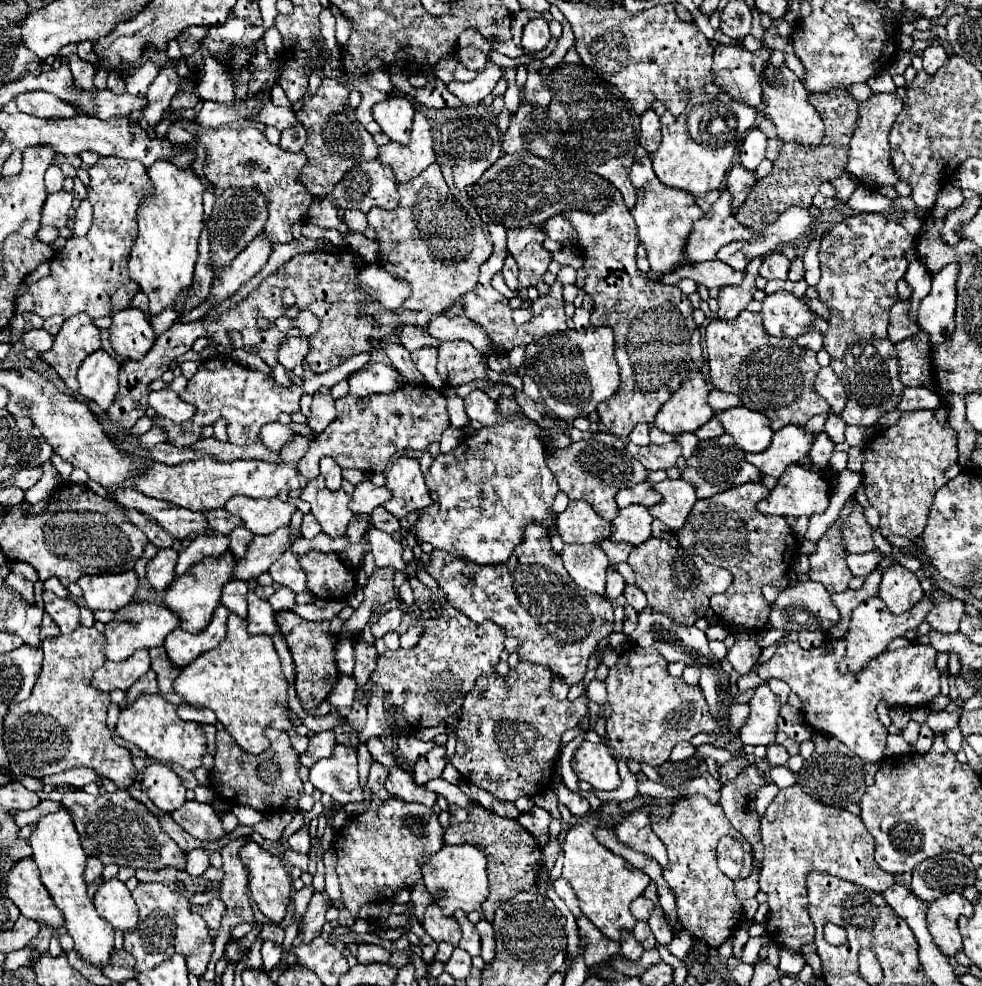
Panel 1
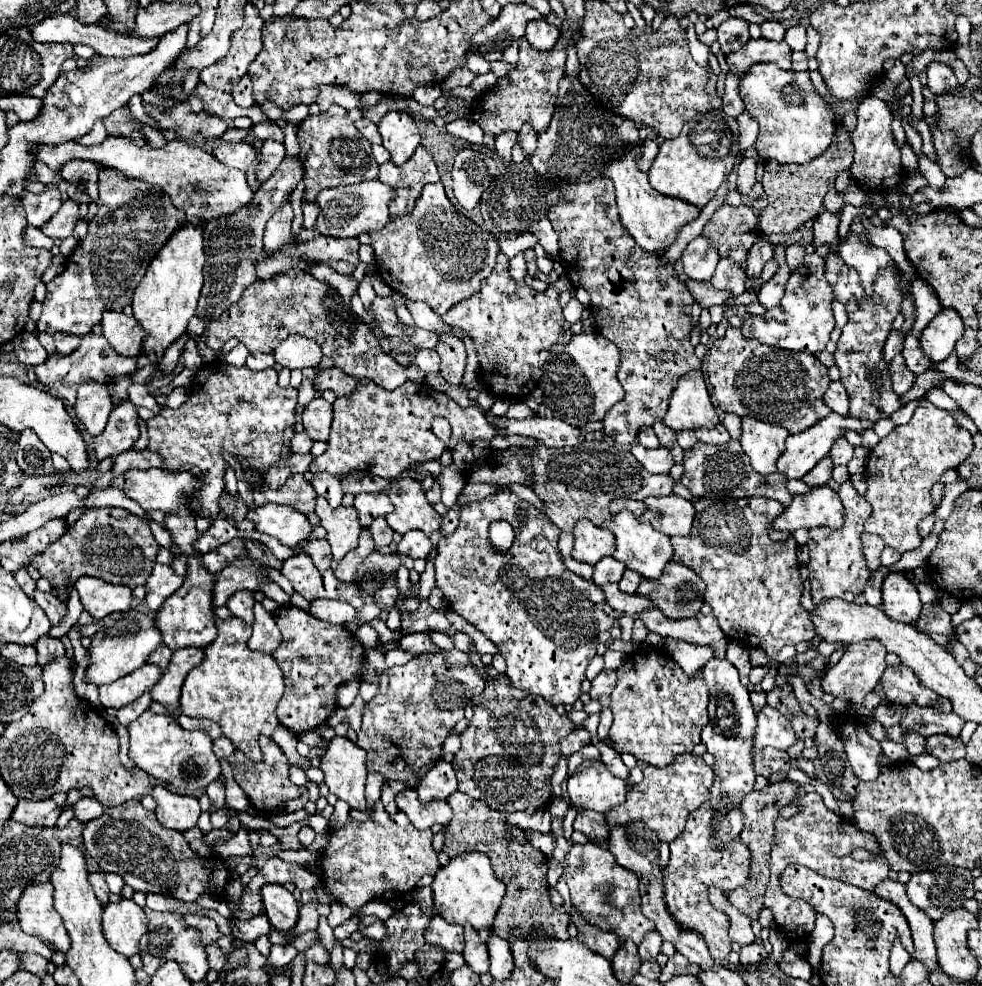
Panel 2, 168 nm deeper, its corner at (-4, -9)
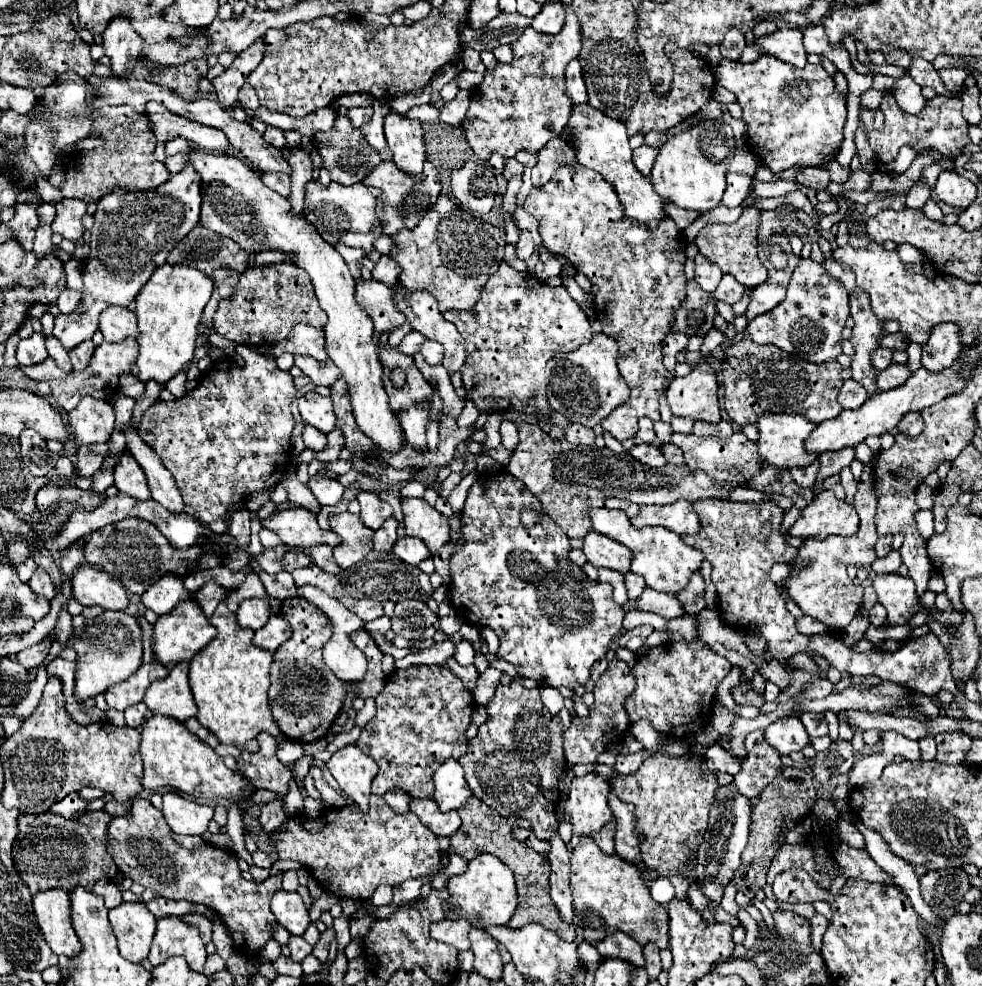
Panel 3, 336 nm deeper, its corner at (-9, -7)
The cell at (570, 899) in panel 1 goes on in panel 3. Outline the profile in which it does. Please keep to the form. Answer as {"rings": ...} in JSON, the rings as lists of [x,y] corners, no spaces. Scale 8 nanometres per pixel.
{"rings":[[[616,931],[614,935],[610,935],[608,939],[600,941],[594,945],[598,949],[598,953],[604,957],[604,959],[630,959],[630,963],[634,963],[636,967],[642,967],[644,965],[644,957],[642,957],[642,947],[632,939],[628,937],[626,933],[622,931]]]}

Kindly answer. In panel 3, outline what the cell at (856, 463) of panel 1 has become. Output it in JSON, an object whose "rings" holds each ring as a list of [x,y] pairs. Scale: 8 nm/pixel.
{"rings":[[[858,483],[858,491],[854,495],[854,509],[860,515],[860,529],[852,537],[836,537],[828,535],[826,539],[808,539],[798,551],[798,557],[792,561],[792,565],[802,565],[802,569],[786,579],[784,587],[790,599],[804,611],[804,615],[810,615],[822,623],[826,623],[832,631],[842,631],[858,613],[862,607],[864,589],[862,585],[854,583],[848,575],[848,565],[856,567],[870,567],[876,561],[874,543],[878,539],[876,535],[876,495],[872,483]]]}

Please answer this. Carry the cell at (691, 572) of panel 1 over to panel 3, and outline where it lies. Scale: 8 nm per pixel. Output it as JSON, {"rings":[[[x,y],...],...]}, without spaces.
{"rings":[[[694,571],[694,577],[690,577],[688,587],[684,587],[676,597],[678,597],[678,601],[682,603],[682,607],[688,615],[696,615],[698,611],[702,611],[706,607],[702,575],[698,571]]]}

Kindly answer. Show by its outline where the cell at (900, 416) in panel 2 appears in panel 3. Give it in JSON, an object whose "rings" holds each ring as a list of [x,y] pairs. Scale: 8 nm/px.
{"rings":[[[906,413],[902,417],[902,421],[898,423],[898,429],[900,433],[908,435],[908,437],[916,437],[922,433],[924,429],[924,421],[922,421],[922,415],[920,413]]]}

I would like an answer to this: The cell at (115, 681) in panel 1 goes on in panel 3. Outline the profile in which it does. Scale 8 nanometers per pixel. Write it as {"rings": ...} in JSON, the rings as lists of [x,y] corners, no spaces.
{"rings":[[[150,663],[150,665],[142,665],[130,679],[110,687],[110,691],[106,691],[106,703],[118,711],[124,711],[126,707],[140,703],[144,699],[144,693],[148,689],[148,685],[156,679],[164,679],[168,675],[168,667],[162,663]]]}

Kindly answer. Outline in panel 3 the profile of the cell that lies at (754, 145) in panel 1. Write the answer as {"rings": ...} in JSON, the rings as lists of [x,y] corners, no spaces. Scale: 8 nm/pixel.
{"rings":[[[728,173],[726,181],[728,181],[728,185],[726,185],[726,191],[724,191],[722,205],[726,205],[726,207],[738,207],[750,195],[752,179],[750,179],[750,175]]]}

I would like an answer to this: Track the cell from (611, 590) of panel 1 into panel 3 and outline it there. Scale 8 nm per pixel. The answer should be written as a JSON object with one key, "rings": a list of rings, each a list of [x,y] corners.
{"rings":[[[630,571],[626,573],[626,589],[628,589],[630,599],[638,599],[638,595],[642,593],[644,587],[646,587],[646,583],[644,583],[644,579],[640,575],[630,573]]]}

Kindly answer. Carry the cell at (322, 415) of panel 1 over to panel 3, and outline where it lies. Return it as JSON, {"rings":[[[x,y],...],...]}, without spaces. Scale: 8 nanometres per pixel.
{"rings":[[[308,391],[300,401],[298,401],[302,419],[306,425],[312,425],[320,429],[322,433],[330,433],[336,427],[336,415],[332,411],[332,403],[328,397],[322,397],[314,391]]]}

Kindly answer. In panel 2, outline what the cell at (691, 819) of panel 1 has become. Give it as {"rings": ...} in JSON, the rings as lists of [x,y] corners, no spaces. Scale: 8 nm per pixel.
{"rings":[[[705,803],[701,805],[701,809],[691,813],[685,825],[685,831],[669,843],[671,859],[663,871],[663,883],[665,883],[663,901],[669,909],[669,915],[677,921],[677,925],[699,933],[707,943],[711,957],[723,963],[731,953],[731,939],[727,935],[729,919],[725,913],[717,911],[709,903],[707,887],[717,885],[719,889],[729,893],[729,889],[737,889],[737,885],[745,885],[749,875],[749,851],[745,849],[745,843],[737,839],[733,841],[733,849],[729,849],[729,853],[717,853],[709,845],[709,833],[711,833],[709,819],[711,819],[711,809],[709,809],[709,803]]]}

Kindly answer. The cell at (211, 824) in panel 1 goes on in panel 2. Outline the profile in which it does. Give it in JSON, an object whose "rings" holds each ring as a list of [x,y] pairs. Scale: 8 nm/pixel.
{"rings":[[[241,825],[237,835],[227,839],[223,845],[215,845],[215,851],[223,859],[233,857],[233,855],[253,855],[253,849],[251,849],[251,843],[249,843],[249,829],[245,825]]]}

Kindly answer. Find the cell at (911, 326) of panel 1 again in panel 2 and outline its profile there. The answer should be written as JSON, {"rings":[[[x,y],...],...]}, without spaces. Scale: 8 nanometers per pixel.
{"rings":[[[891,331],[889,337],[887,337],[887,343],[883,347],[883,359],[885,359],[885,363],[889,363],[901,351],[903,351],[903,337],[901,337],[899,331]]]}

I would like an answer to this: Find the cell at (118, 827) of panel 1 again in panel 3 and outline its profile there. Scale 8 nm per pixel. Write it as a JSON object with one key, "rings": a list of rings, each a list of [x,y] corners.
{"rings":[[[144,797],[134,799],[126,815],[110,821],[108,839],[110,843],[106,843],[106,847],[110,847],[110,855],[120,873],[130,877],[134,883],[150,887],[162,897],[204,903],[206,907],[218,911],[234,939],[234,947],[244,947],[248,957],[254,957],[272,937],[270,927],[276,919],[270,911],[270,897],[282,887],[284,873],[270,875],[262,883],[246,881],[238,869],[236,857],[230,851],[206,843],[194,851],[182,847],[172,839],[172,829],[168,827],[162,811]]]}

